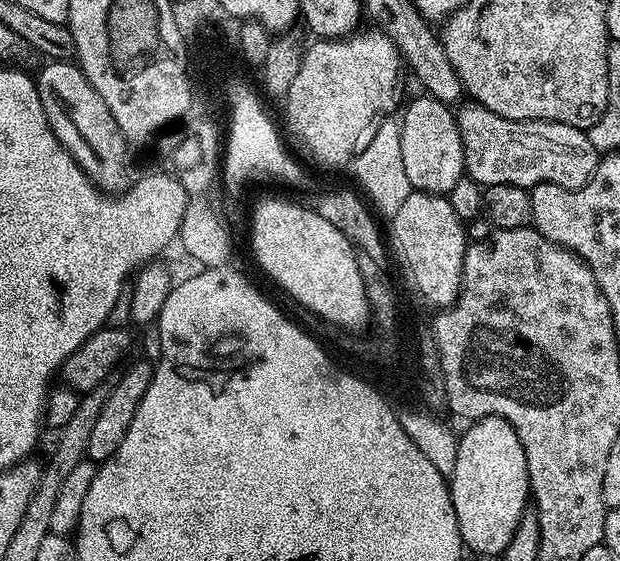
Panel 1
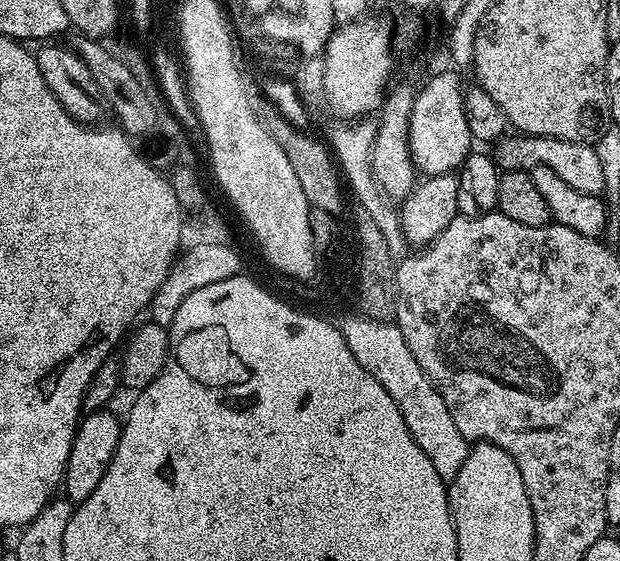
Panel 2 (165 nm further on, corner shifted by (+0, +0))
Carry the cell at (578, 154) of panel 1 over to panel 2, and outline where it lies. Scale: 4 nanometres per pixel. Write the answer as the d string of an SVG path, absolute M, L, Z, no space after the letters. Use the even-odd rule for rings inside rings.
M508 134L495 141L494 159L497 168L510 172L530 170L534 166L550 166L566 186L574 186L582 194L600 196L604 192L602 165L598 154L591 143L570 142L562 138L549 136L525 136L523 134Z

